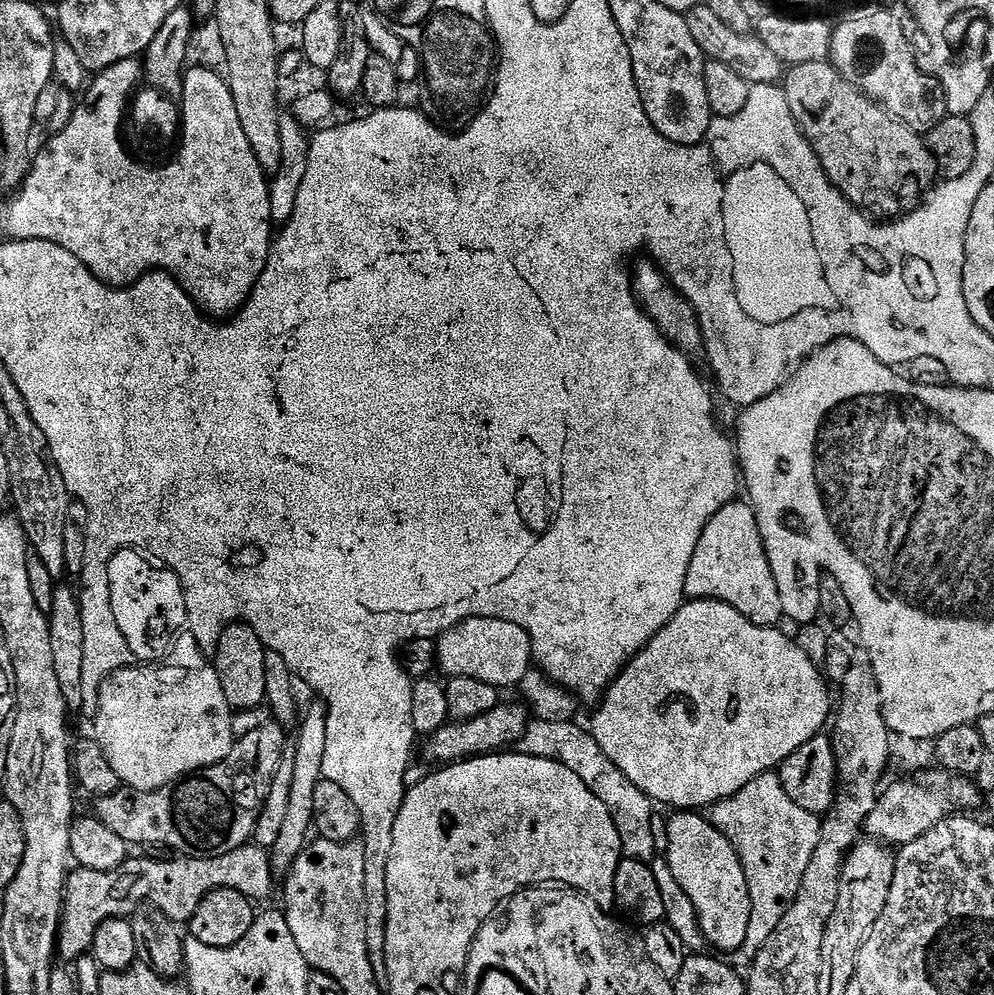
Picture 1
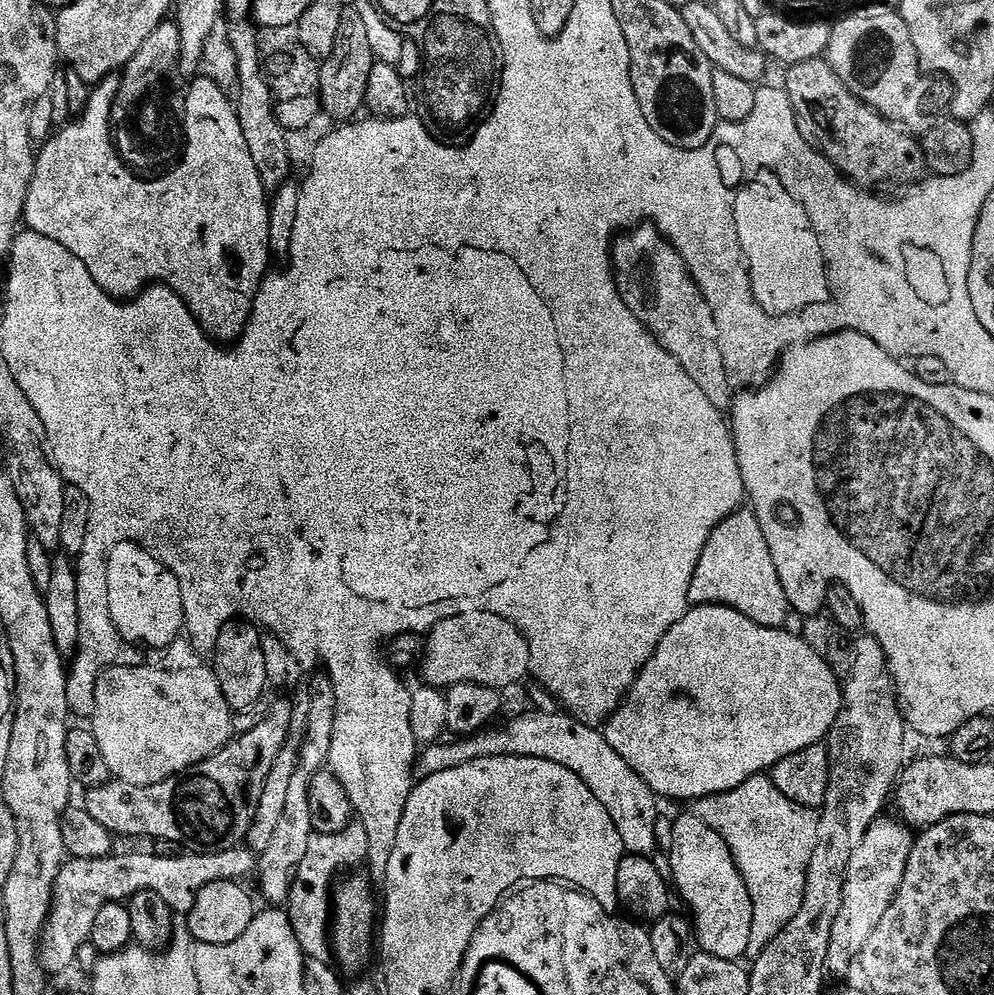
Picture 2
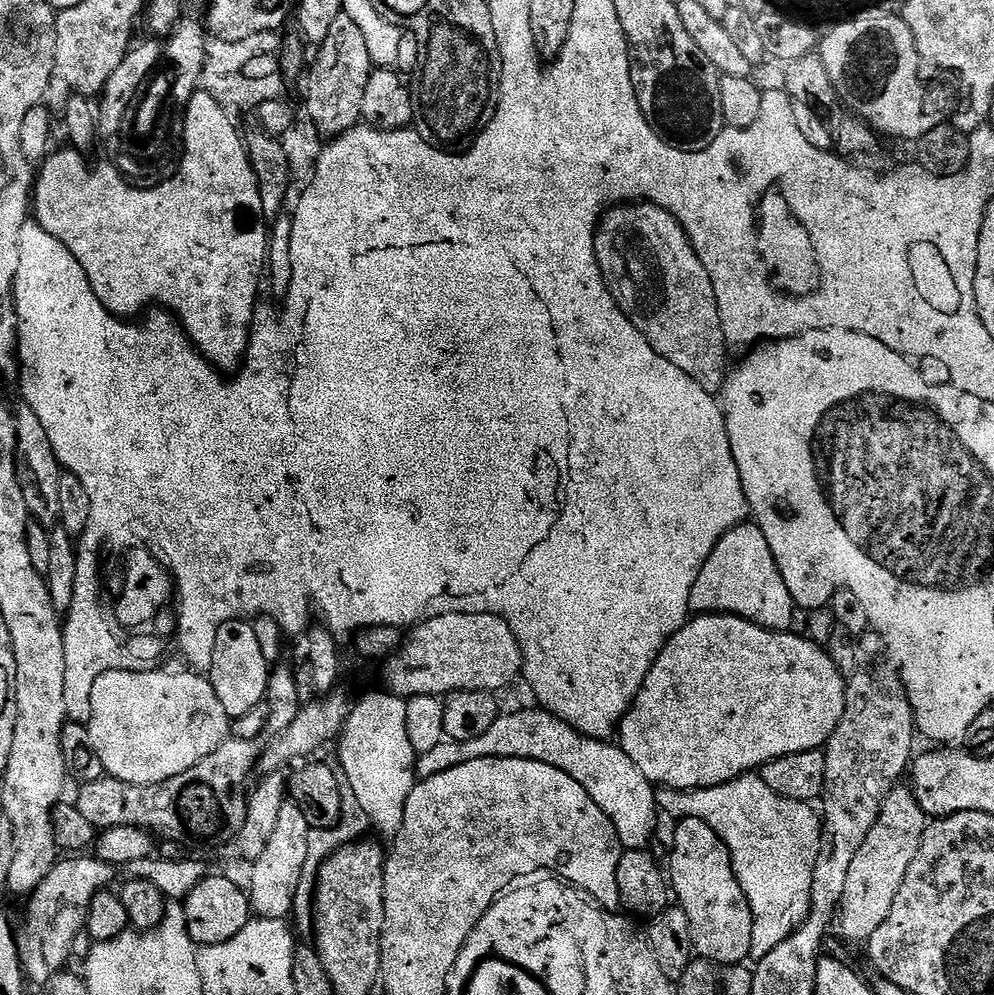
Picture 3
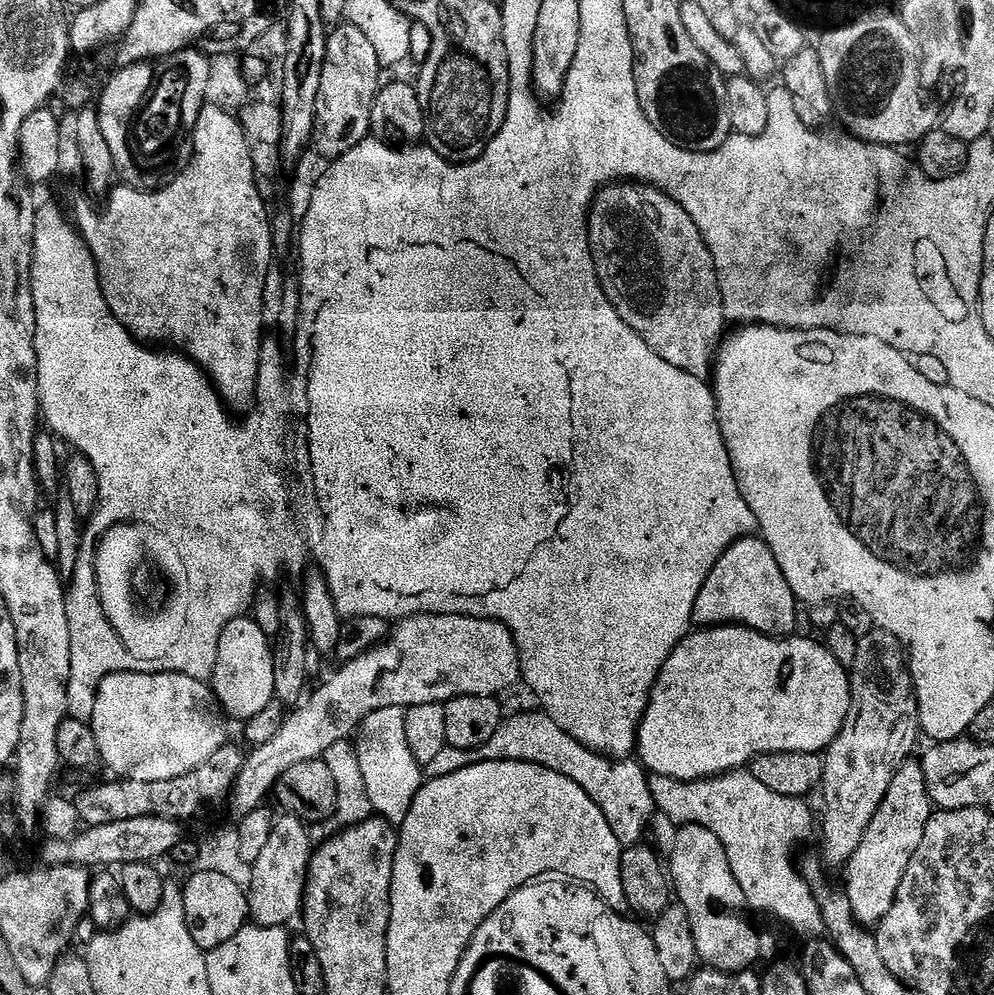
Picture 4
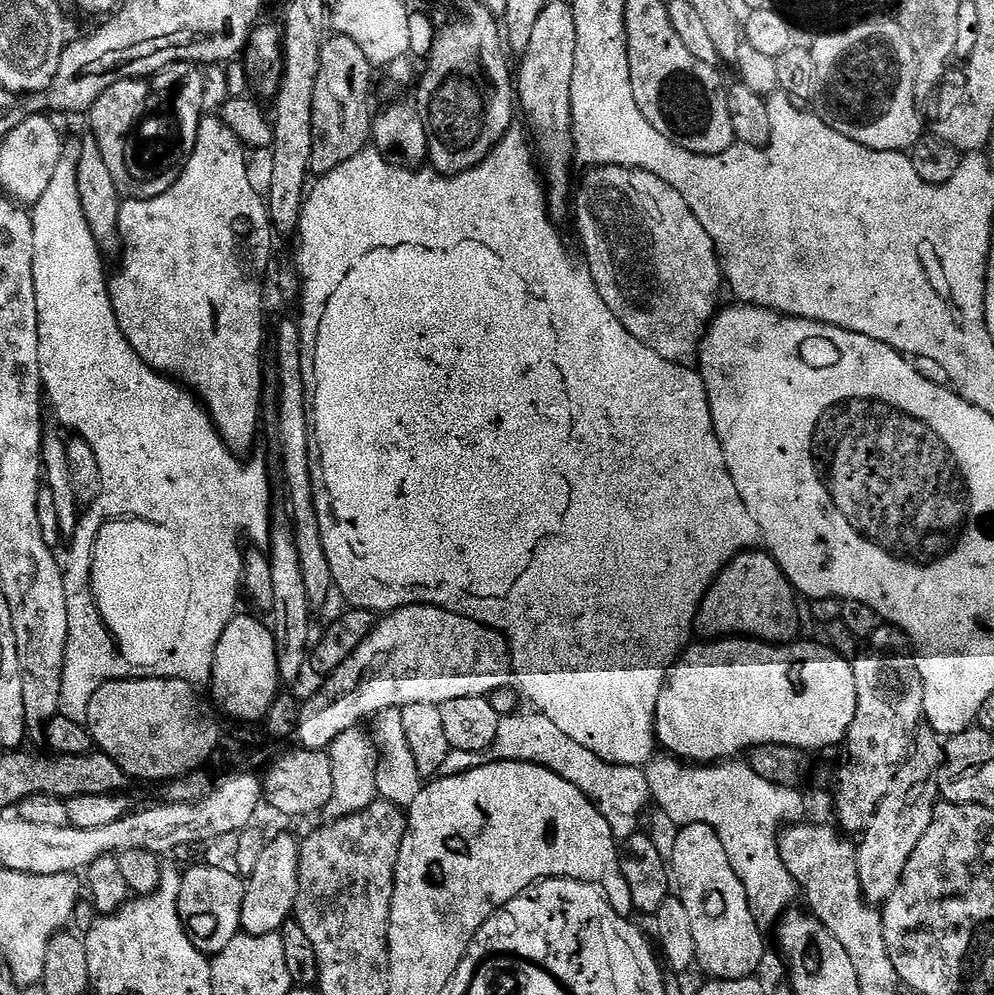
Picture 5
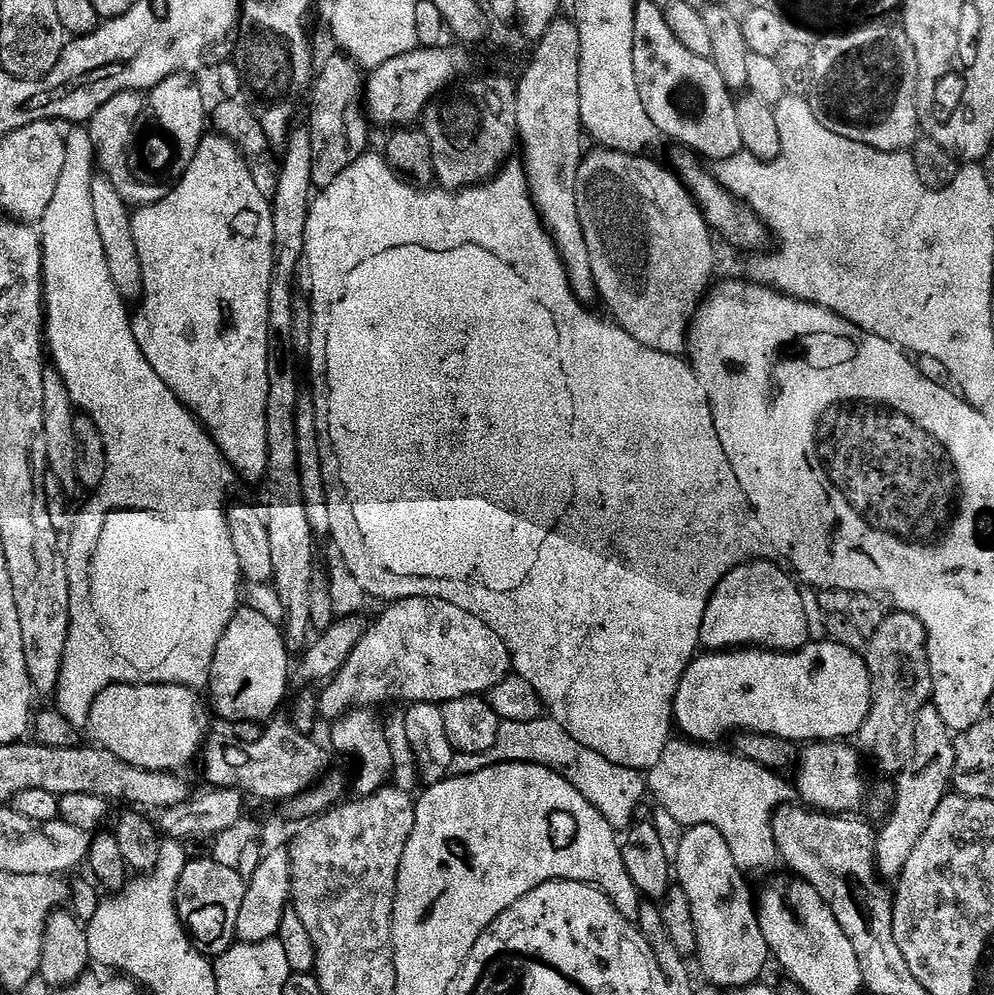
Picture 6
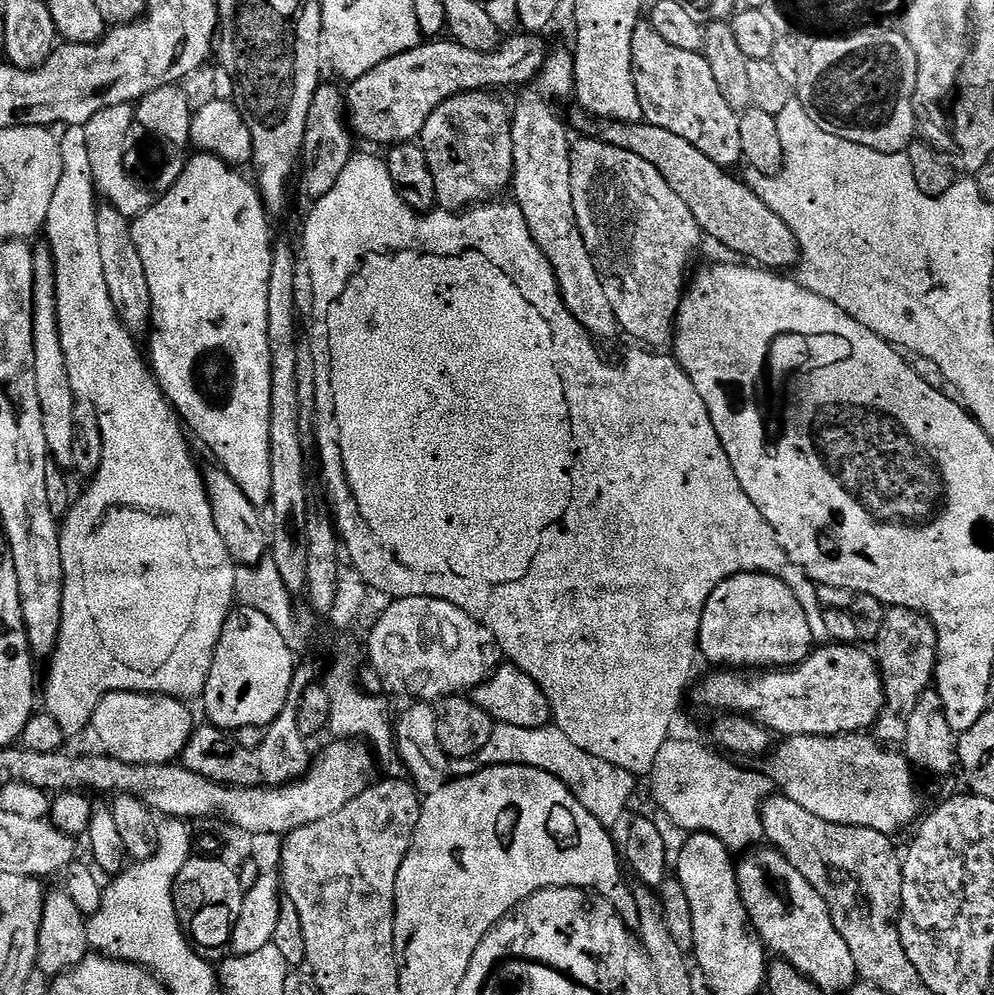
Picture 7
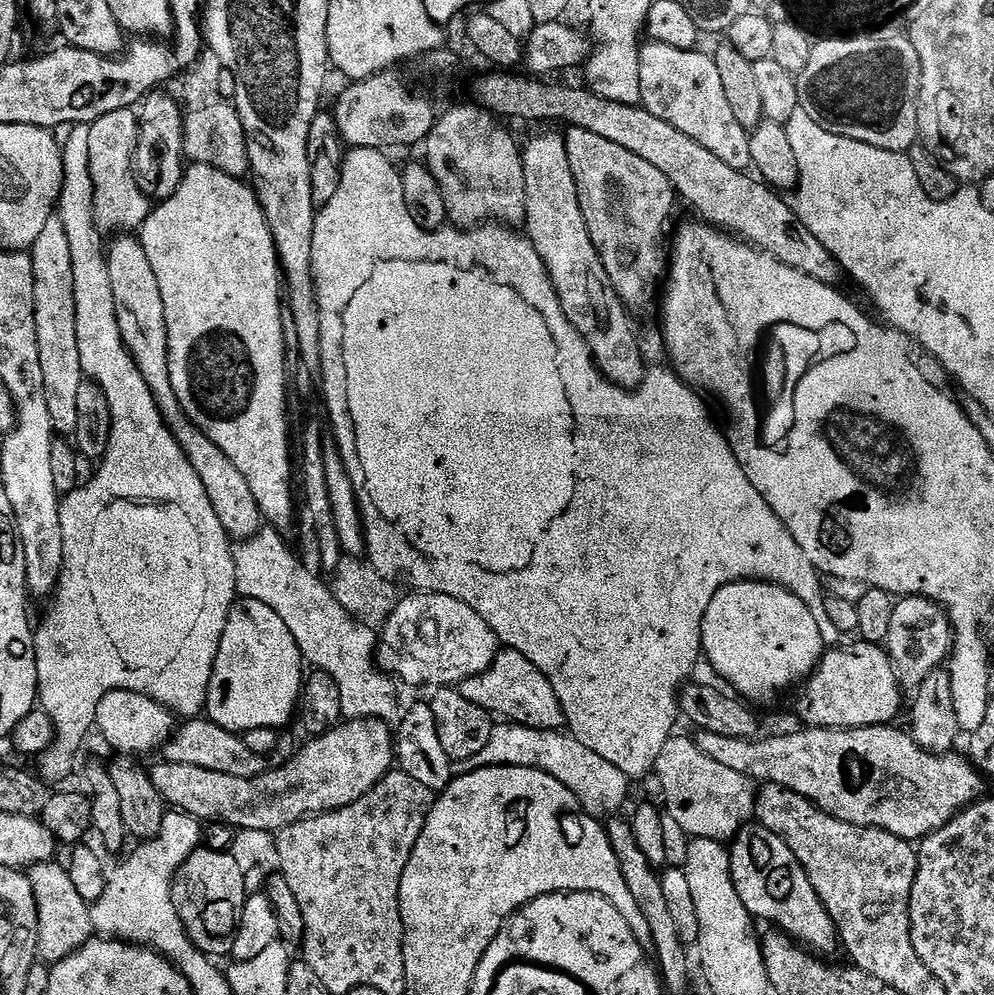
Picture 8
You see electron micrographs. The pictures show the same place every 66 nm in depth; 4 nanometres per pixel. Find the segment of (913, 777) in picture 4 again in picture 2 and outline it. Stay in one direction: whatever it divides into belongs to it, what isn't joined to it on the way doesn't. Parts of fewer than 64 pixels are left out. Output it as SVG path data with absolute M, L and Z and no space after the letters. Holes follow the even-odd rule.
M887 818L875 820L870 830L866 830L866 838L862 838L860 848L854 850L854 858L850 858L842 890L842 906L830 930L826 965L829 973L844 972L851 964L853 967L862 946L866 946L870 934L874 934L878 922L882 922L882 914L886 914L896 889L900 887L900 880L906 874L914 832L911 827L896 824L891 824Z

